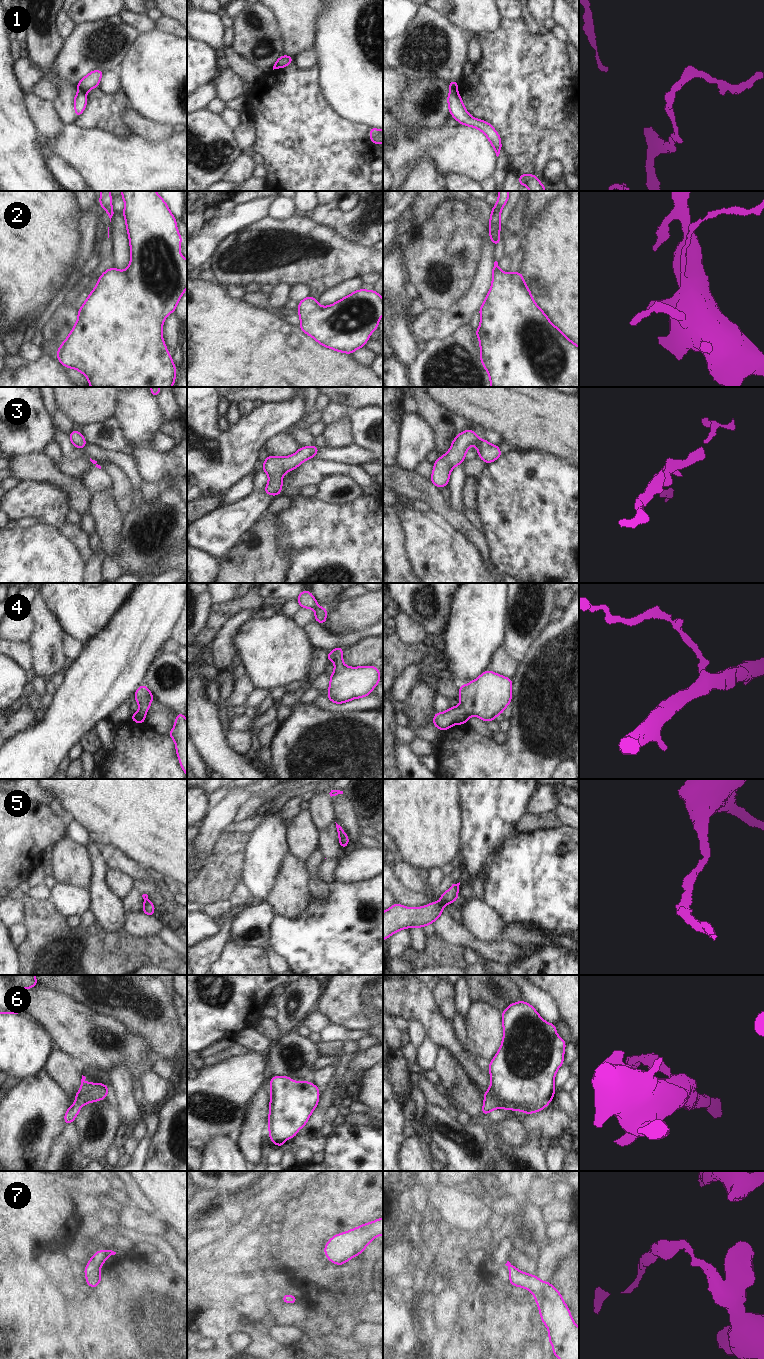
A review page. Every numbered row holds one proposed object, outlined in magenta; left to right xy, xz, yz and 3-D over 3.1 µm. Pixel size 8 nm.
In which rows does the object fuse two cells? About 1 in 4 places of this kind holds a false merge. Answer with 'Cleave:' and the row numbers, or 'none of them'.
Cleave: 1

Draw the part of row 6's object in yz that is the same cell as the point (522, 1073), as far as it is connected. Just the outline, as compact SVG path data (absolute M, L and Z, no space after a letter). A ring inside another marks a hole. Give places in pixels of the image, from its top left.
M524 1001L510 1004L502 1012L502 1025L502 1044L489 1063L491 1085L484 1093L481 1112L486 1115L503 1108L529 1115L543 1110L554 1097L554 1077L563 1065L566 1042L557 1035L555 1024L544 1021L533 1006Z

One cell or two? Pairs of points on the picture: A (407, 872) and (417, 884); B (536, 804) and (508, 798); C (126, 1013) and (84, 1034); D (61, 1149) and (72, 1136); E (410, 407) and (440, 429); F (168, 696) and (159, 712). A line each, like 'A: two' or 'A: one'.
A: one
B: two
C: two
D: one
E: two
F: two

